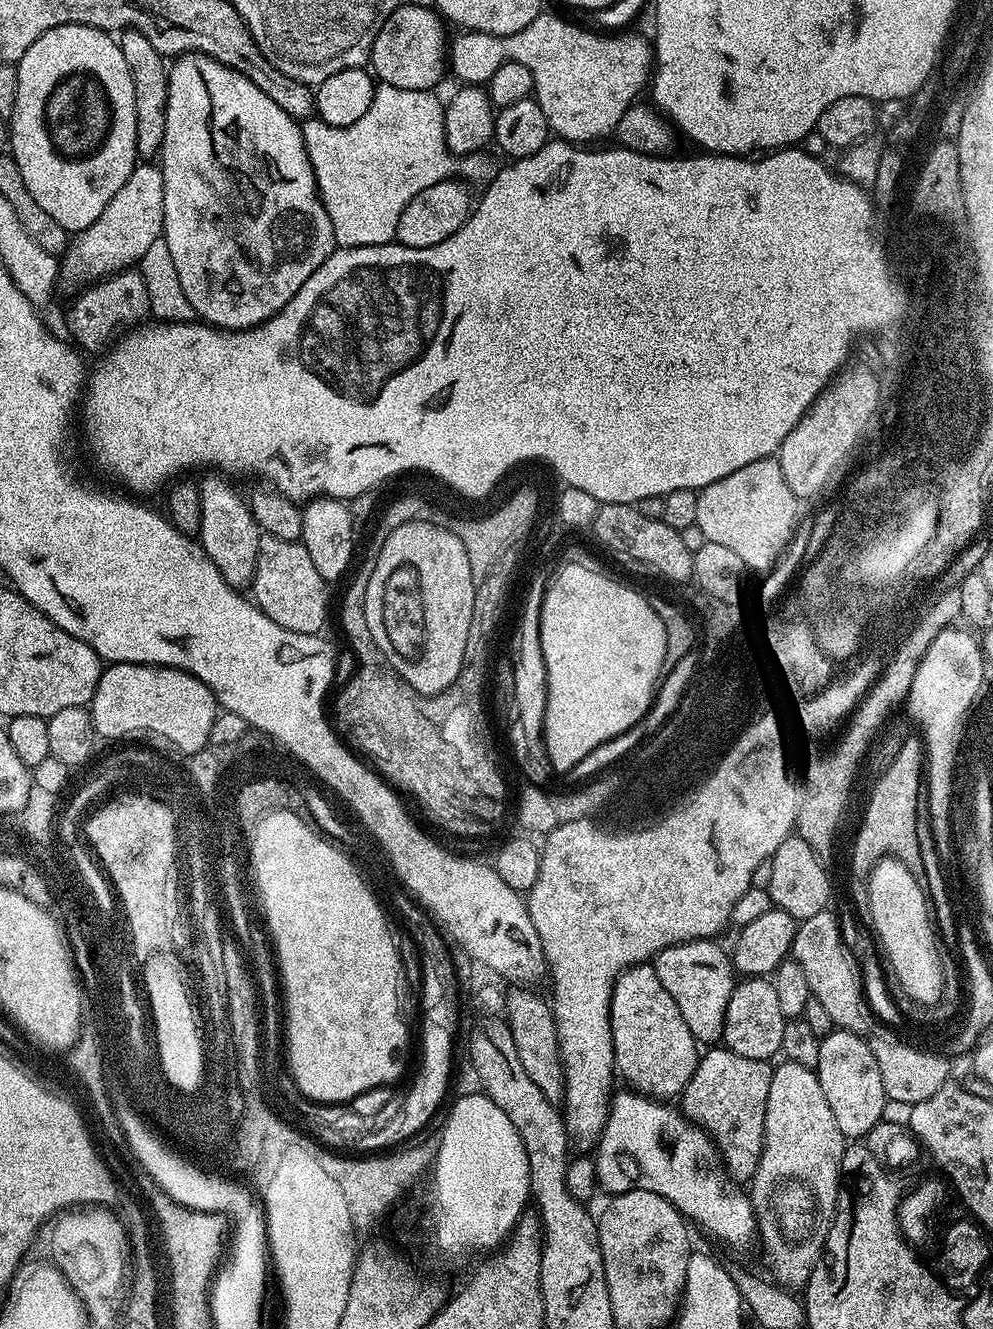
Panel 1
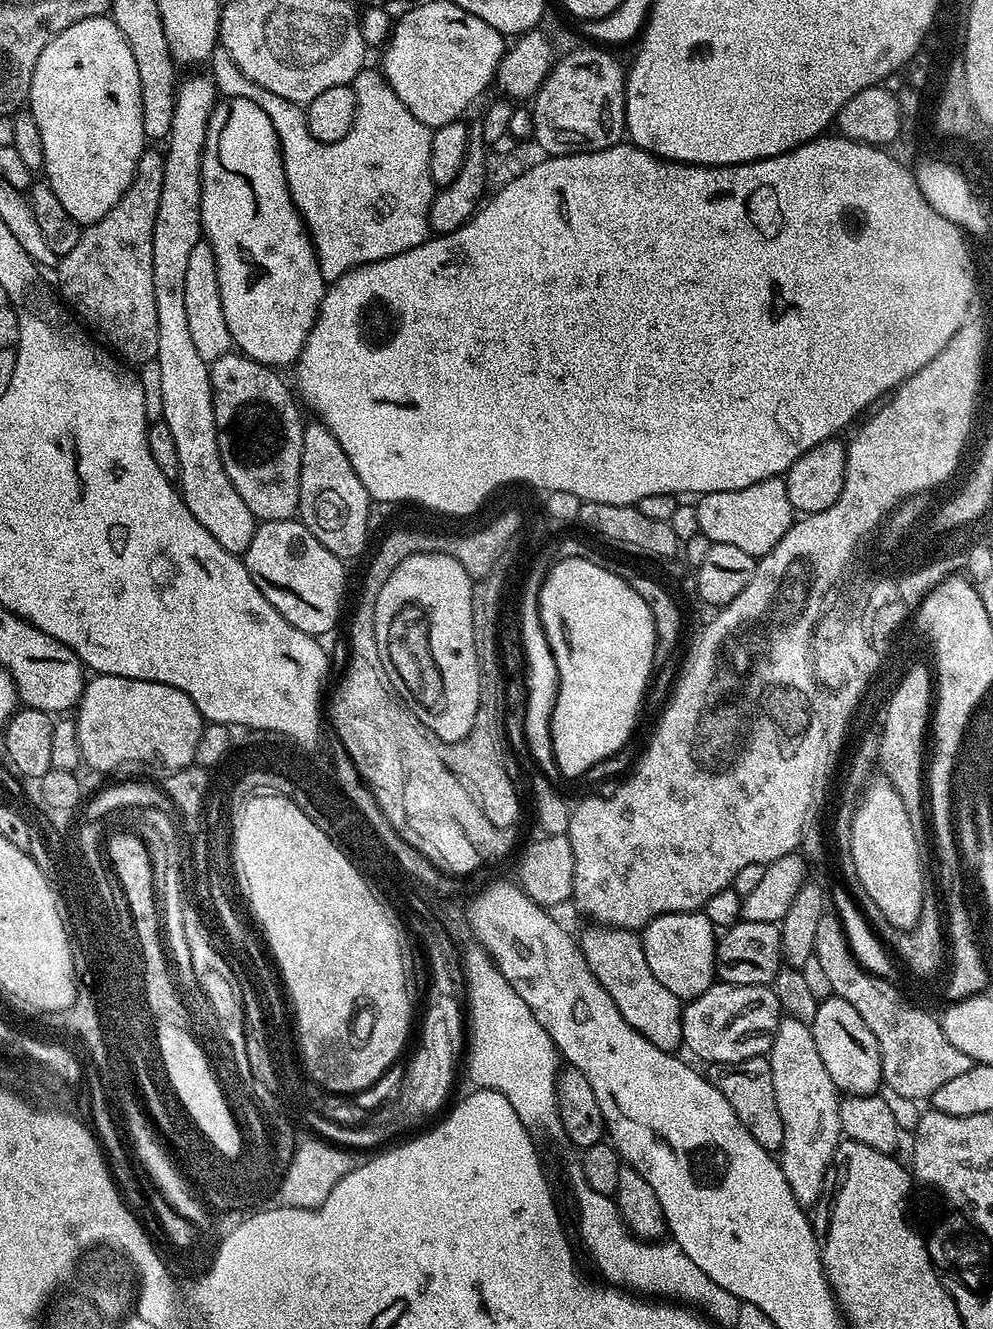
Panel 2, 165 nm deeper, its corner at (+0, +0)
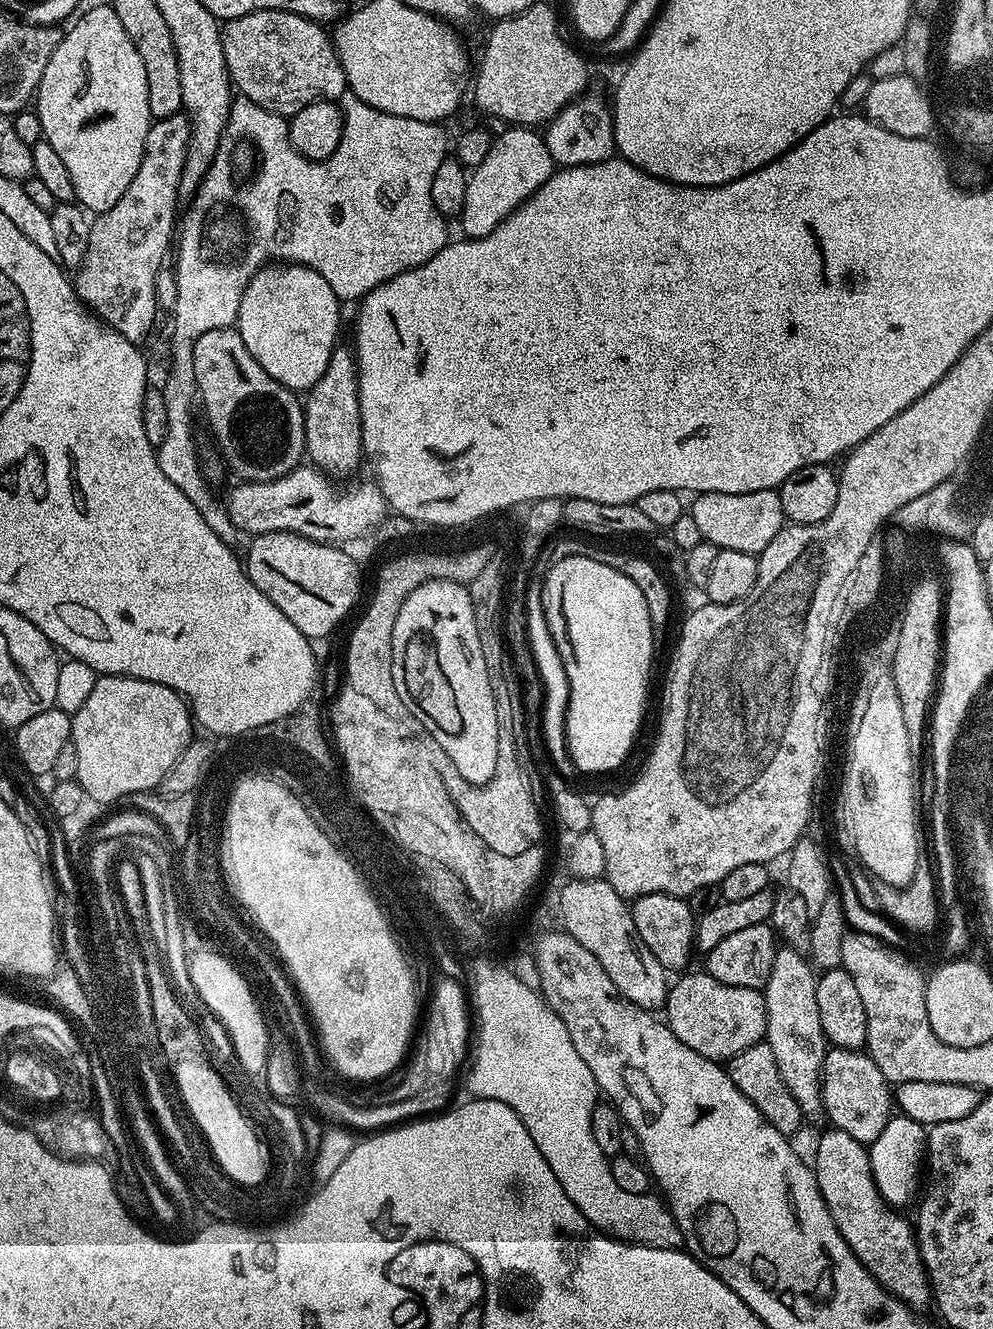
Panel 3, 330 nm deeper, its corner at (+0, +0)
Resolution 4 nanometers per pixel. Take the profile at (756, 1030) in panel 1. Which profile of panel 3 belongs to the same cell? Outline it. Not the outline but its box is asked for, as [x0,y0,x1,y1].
[666,971,768,1062]

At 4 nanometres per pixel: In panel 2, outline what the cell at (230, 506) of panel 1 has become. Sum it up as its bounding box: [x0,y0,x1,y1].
[152,74,258,554]

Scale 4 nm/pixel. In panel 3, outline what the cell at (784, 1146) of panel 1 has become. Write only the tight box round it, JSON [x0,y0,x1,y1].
[762,946,826,1117]

